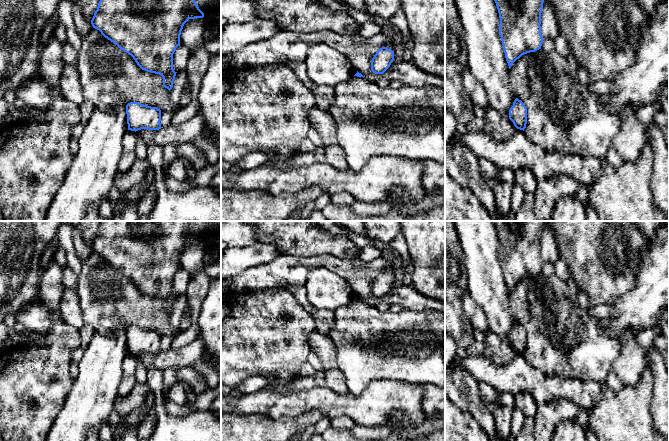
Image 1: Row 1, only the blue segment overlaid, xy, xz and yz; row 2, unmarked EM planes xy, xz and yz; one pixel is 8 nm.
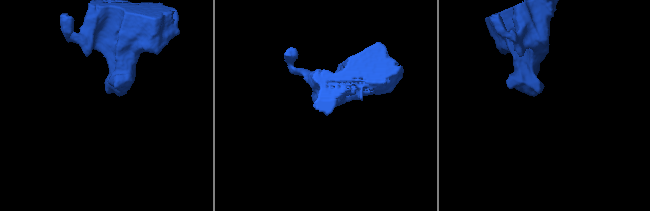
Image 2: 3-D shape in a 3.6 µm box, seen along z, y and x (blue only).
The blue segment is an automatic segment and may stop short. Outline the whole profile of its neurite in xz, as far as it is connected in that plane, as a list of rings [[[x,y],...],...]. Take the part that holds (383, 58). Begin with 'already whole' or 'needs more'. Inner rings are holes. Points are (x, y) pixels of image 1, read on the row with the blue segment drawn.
already whole; [[[387,47],[380,48],[371,61],[371,70],[375,74],[383,74],[394,60],[394,51]]]

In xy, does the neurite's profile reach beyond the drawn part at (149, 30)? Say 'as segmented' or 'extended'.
as segmented

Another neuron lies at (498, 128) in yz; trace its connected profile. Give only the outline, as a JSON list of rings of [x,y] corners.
[[[488,107],[485,109],[483,133],[492,140],[502,143],[511,138],[517,128],[498,111]]]

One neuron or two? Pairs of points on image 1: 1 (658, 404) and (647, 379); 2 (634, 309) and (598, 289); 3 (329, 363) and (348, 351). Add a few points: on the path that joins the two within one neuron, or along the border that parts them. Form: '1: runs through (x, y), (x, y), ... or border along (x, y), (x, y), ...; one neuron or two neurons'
1: border along (650, 369), (653, 375), (651, 415); two neurons
2: border along (635, 286), (621, 294), (611, 304); two neurons
3: border along (329, 336), (335, 345), (335, 362), (337, 367); two neurons

